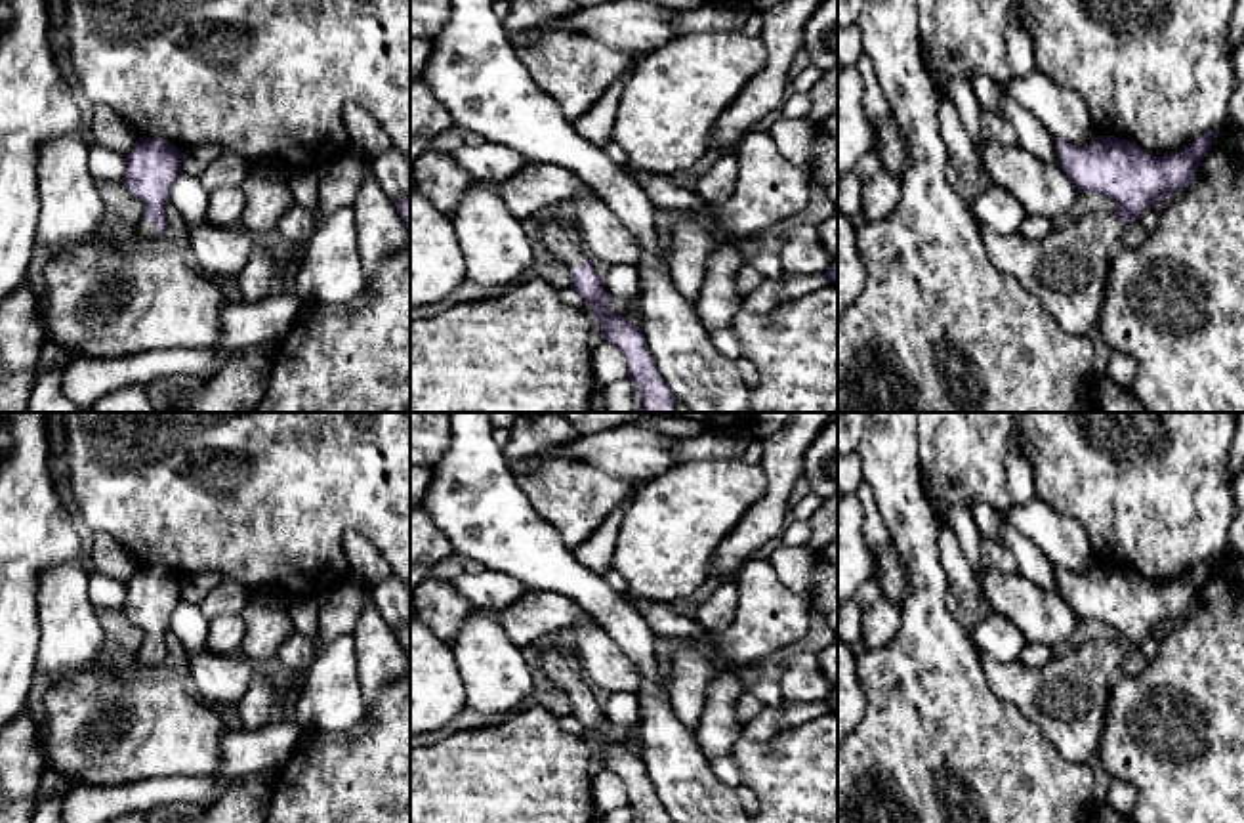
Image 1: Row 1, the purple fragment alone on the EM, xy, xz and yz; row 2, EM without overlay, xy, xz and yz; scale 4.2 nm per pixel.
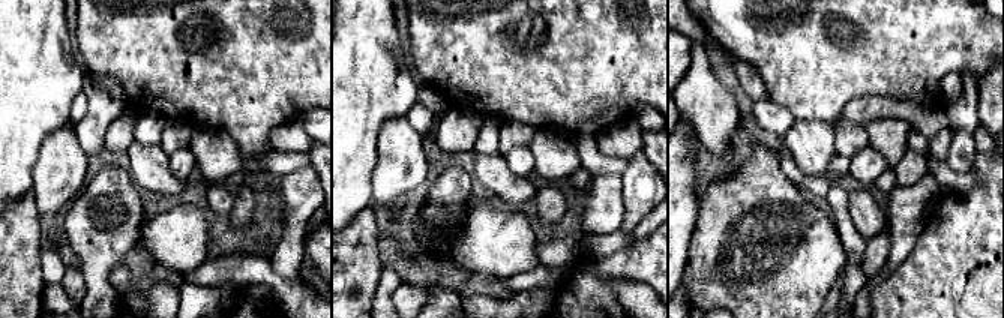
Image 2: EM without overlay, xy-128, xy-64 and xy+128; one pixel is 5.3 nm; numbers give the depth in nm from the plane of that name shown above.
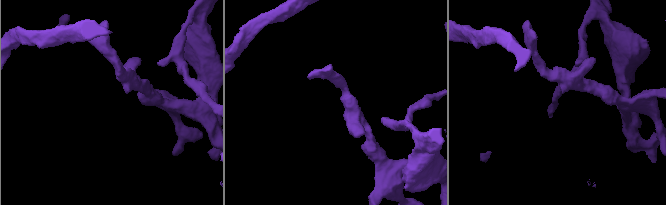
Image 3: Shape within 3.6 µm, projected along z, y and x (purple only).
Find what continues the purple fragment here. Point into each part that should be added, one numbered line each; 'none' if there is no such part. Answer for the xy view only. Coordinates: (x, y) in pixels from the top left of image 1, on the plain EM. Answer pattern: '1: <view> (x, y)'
1: xy (149, 663)

